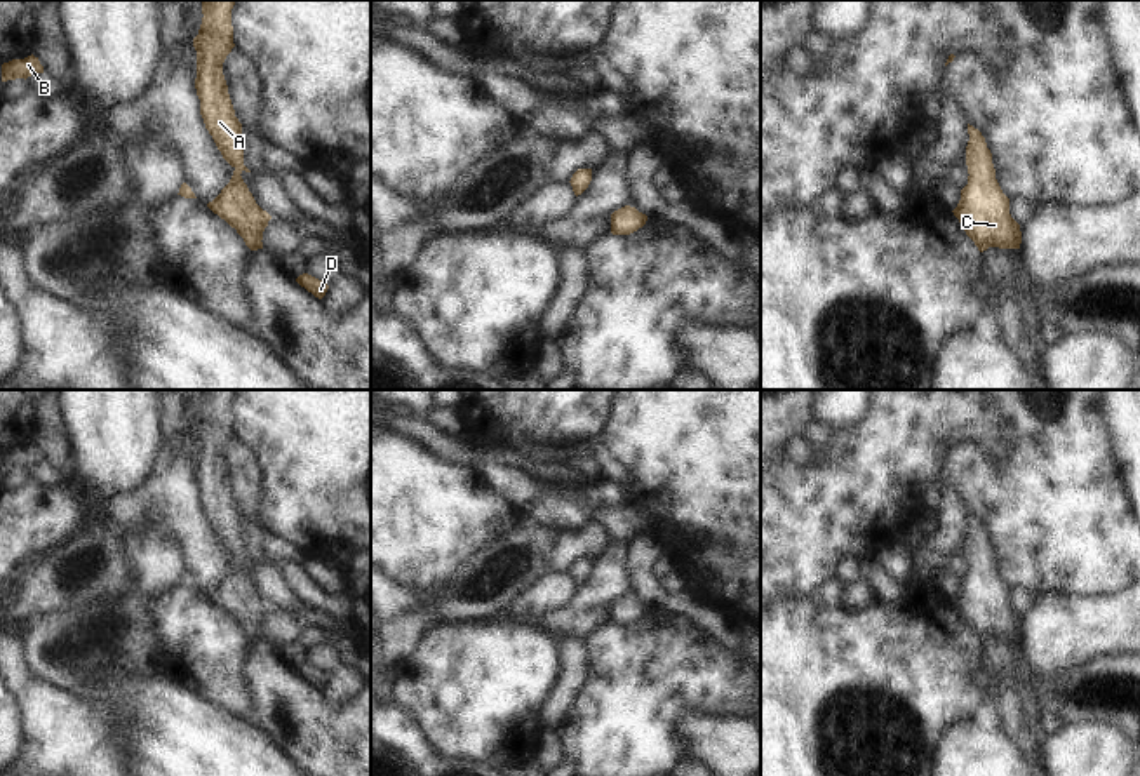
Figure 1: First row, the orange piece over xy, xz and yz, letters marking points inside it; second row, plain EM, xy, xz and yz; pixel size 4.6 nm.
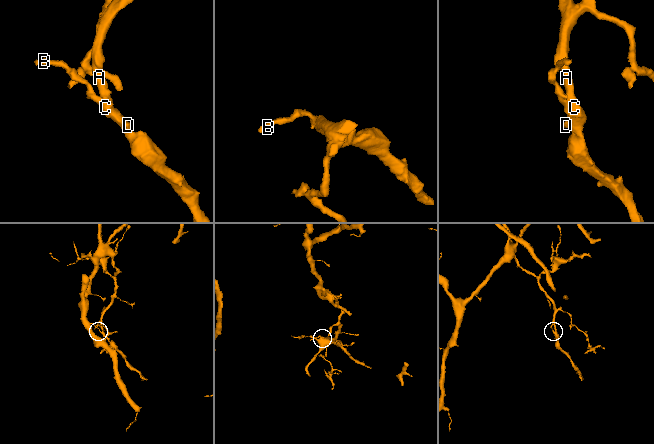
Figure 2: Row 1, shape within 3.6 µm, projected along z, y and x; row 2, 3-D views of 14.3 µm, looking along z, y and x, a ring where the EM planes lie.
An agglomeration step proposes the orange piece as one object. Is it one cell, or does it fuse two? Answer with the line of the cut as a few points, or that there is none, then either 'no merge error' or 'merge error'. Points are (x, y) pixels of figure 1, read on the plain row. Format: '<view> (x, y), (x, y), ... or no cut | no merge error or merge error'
no cut | no merge error

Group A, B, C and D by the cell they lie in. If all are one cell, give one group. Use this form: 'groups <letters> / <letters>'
groups A B C D

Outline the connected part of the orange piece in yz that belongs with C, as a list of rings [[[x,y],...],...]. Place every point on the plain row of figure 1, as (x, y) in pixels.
[[[968,513],[968,574],[952,600],[980,642],[989,637],[1020,639],[1020,614],[1009,604],[1009,588],[1003,583],[992,553],[992,543],[978,518]]]

